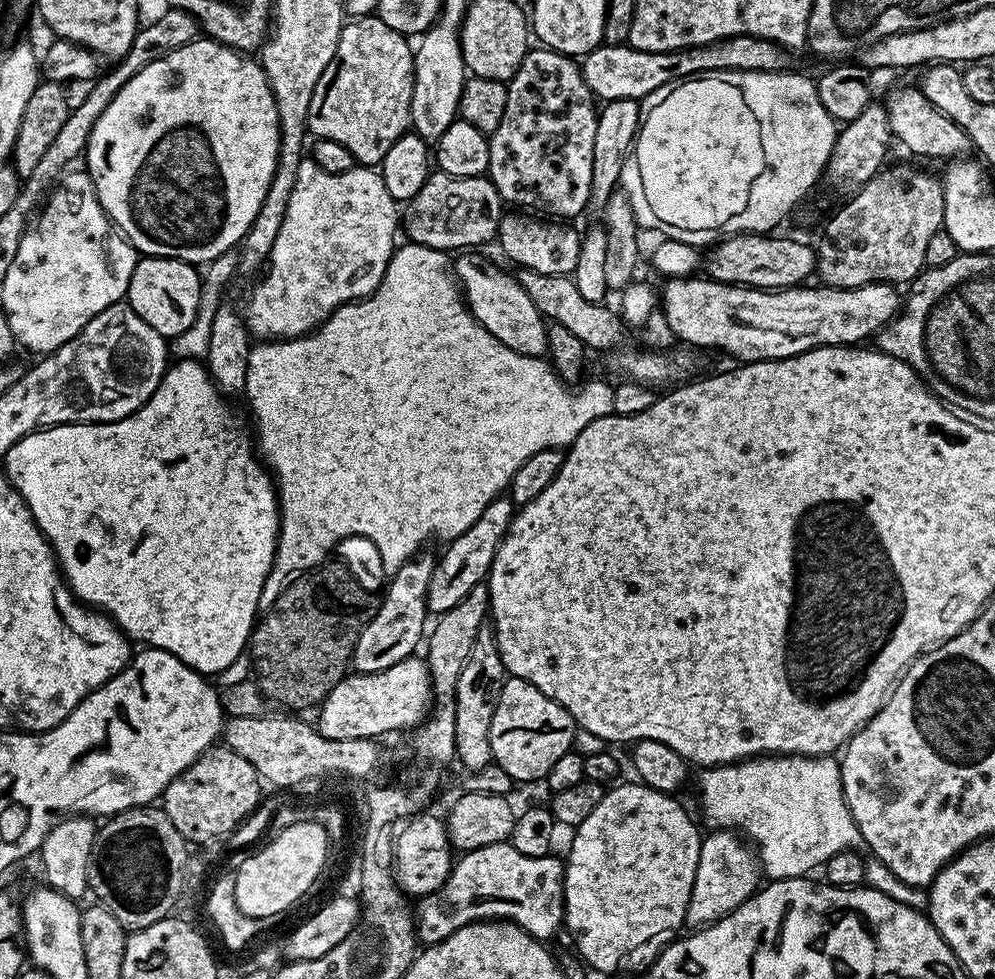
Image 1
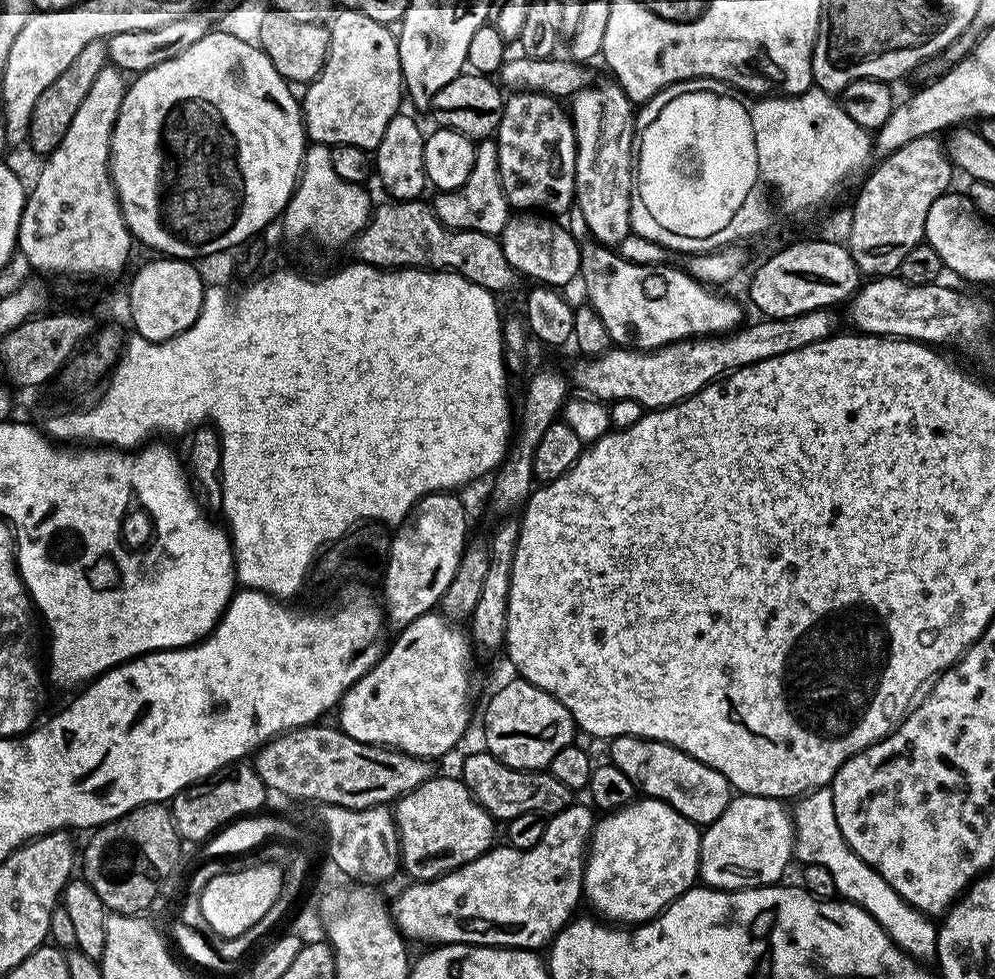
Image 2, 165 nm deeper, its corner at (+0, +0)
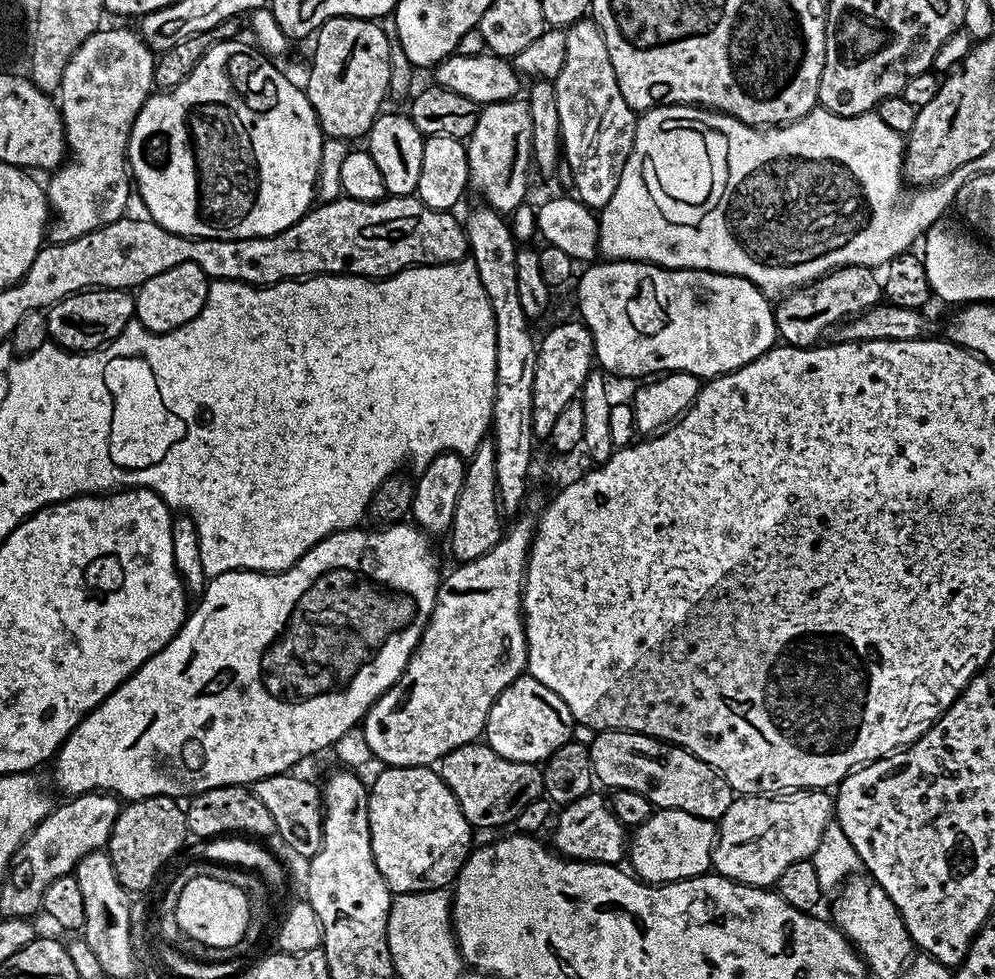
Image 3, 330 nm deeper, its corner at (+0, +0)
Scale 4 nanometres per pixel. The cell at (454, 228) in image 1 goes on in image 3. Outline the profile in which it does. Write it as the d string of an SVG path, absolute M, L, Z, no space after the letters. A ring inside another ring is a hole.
M517 98L515 100L503 100L502 102L494 102L493 104L483 105L479 109L480 117L474 126L471 136L467 137L466 147L468 149L468 179L470 181L471 191L477 192L481 196L483 203L489 208L493 208L496 212L501 214L511 214L520 204L525 203L528 192L528 168L530 172L530 165L532 164L532 135L530 134L530 110L528 109L528 101L524 98Z

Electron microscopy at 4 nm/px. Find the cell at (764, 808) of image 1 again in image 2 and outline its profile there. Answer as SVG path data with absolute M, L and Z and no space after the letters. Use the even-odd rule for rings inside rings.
M831 787L818 788L795 801L794 823L796 826L795 859L801 865L813 864L826 866L834 874L836 896L848 900L851 904L862 906L886 930L889 938L917 962L932 962L936 959L937 925L925 912L920 912L910 902L906 902L893 890L890 882L882 878L864 861L854 854L854 850L842 838L838 818L834 818L834 798Z

